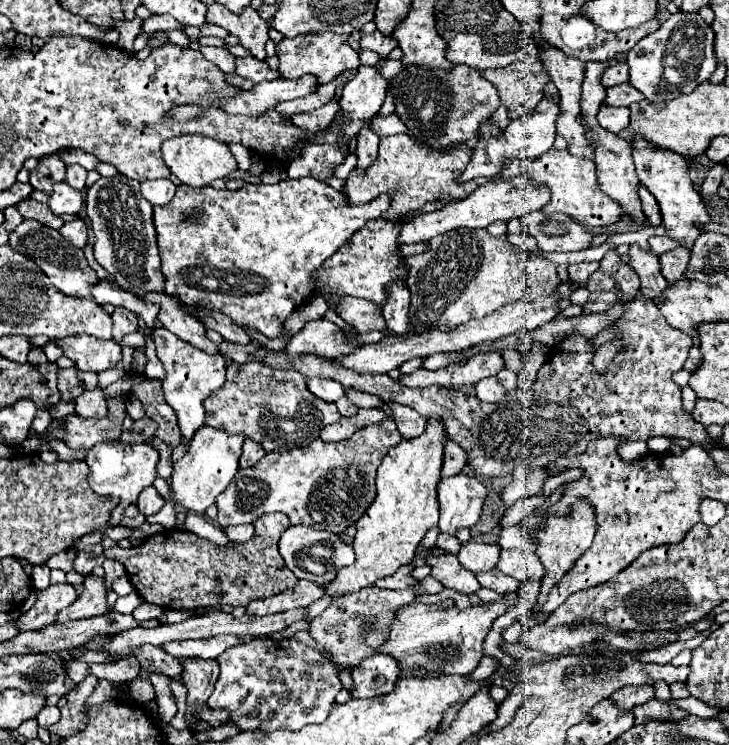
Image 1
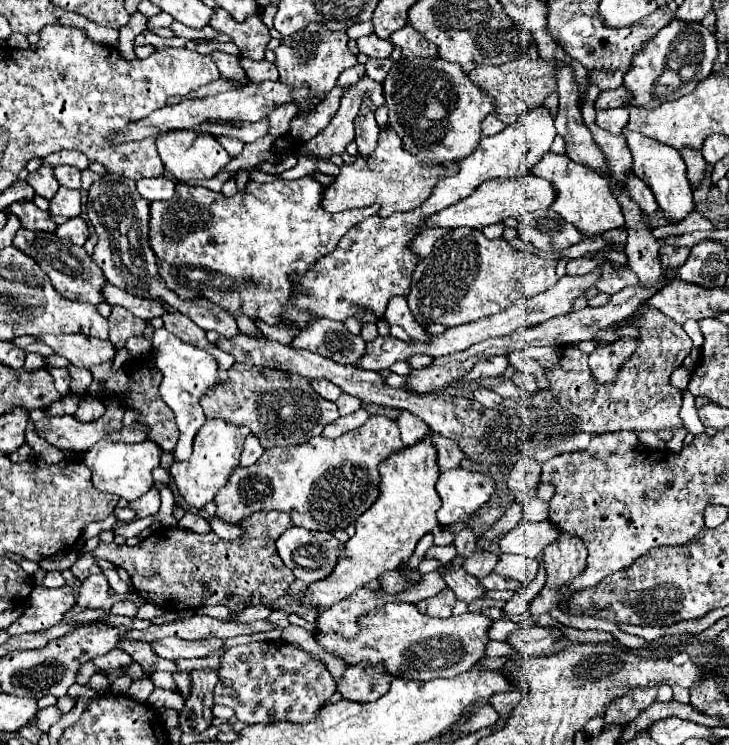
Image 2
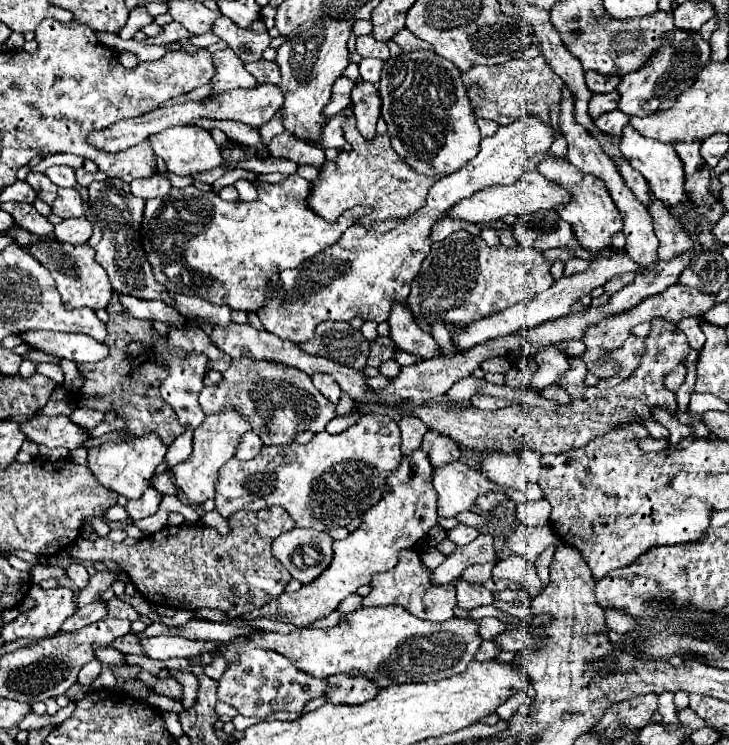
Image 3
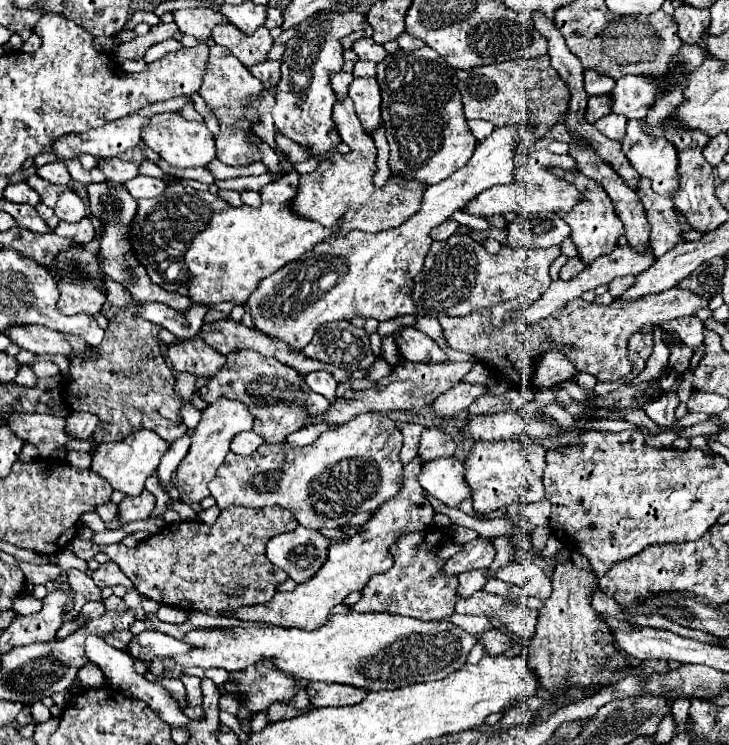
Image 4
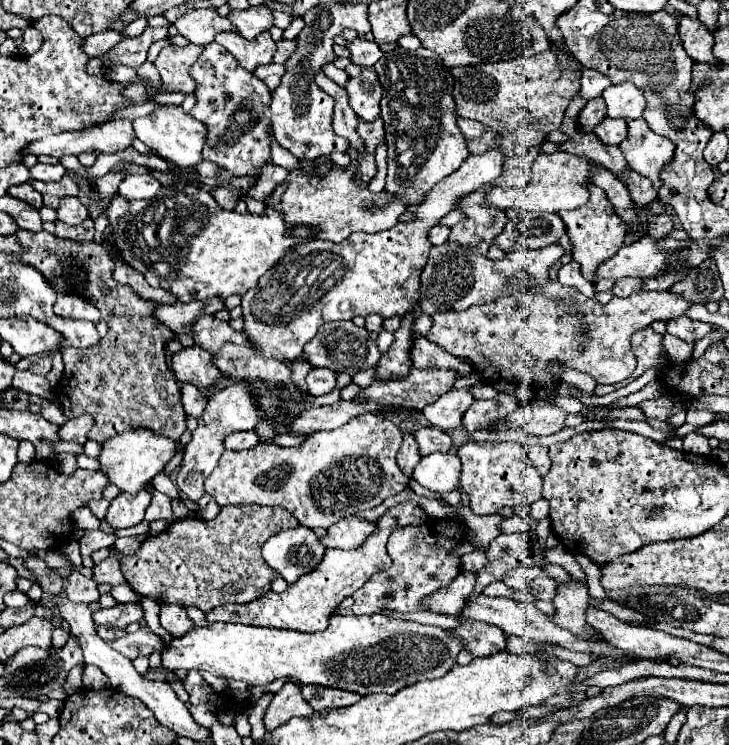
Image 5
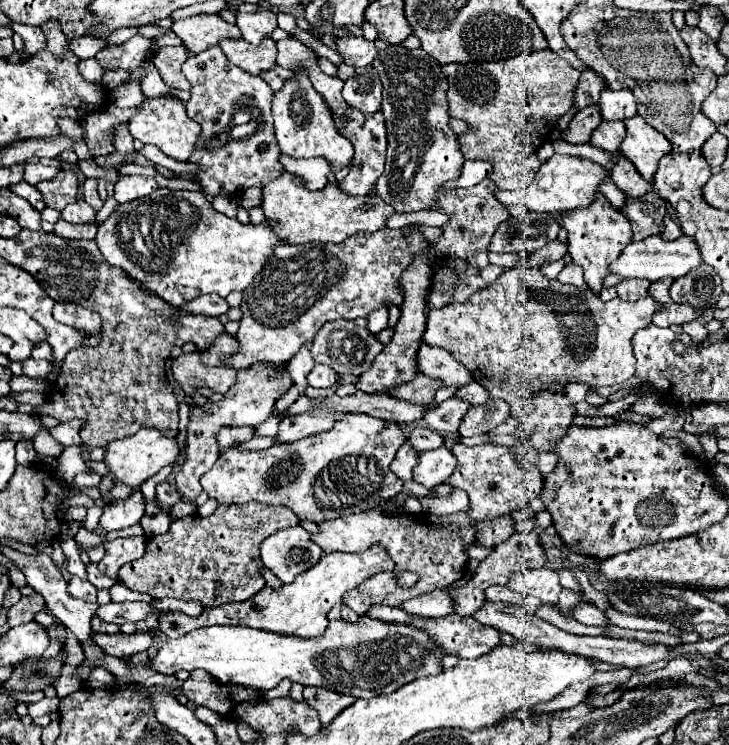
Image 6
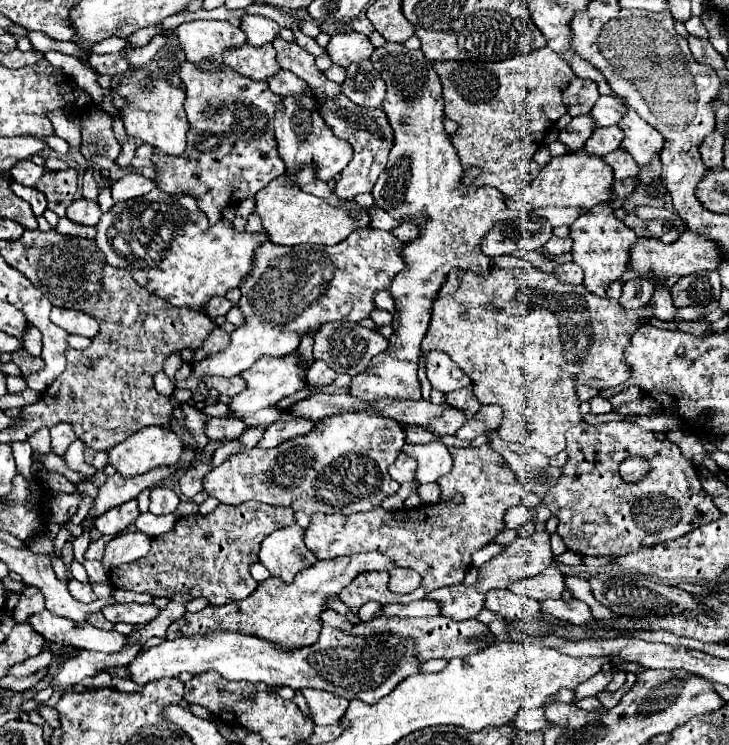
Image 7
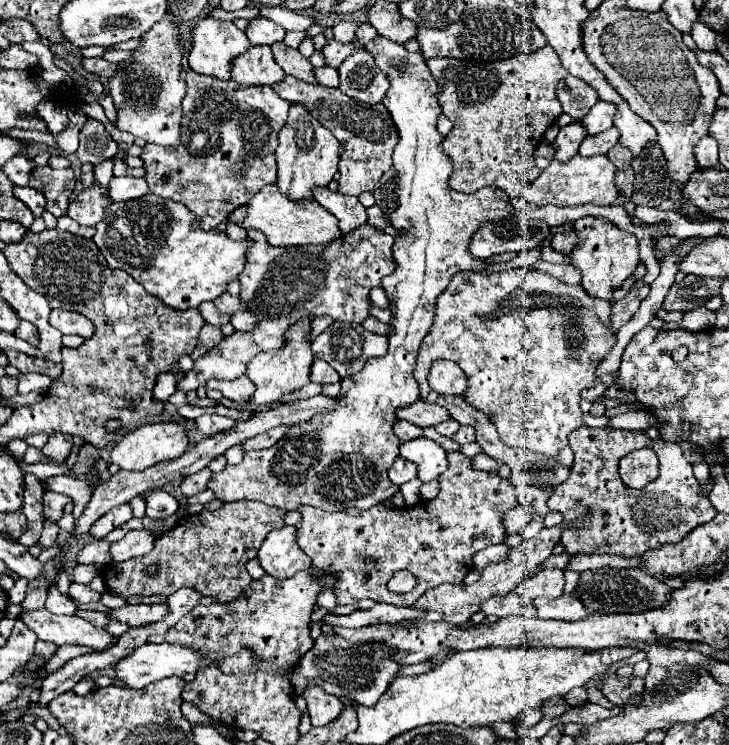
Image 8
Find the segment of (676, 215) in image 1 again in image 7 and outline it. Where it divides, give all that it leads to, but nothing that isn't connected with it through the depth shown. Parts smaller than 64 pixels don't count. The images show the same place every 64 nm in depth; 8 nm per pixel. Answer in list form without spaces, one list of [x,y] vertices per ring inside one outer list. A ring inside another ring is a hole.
[[[628,110],[628,114],[624,114],[618,126],[624,132],[624,140],[620,146],[632,154],[638,166],[650,164],[652,156],[662,152],[664,138],[660,136],[660,132],[654,130],[648,122],[644,122],[634,110]]]

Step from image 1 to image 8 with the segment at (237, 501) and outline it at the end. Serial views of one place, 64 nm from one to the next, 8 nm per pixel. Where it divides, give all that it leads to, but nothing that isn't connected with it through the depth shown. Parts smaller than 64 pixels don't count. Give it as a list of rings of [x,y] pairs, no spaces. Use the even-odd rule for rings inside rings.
[[[376,36],[372,42],[368,42],[368,44],[366,44],[366,50],[374,54],[376,64],[388,74],[390,88],[388,88],[388,92],[386,92],[386,96],[384,96],[382,102],[384,102],[384,106],[388,108],[388,112],[390,112],[390,116],[392,116],[392,120],[394,120],[394,124],[396,124],[396,128],[398,128],[398,134],[400,134],[400,140],[398,140],[398,144],[396,144],[396,148],[394,148],[394,154],[392,154],[394,164],[392,164],[390,170],[384,172],[384,176],[382,176],[380,182],[376,184],[378,188],[374,190],[374,198],[376,198],[378,206],[380,206],[382,210],[388,208],[386,214],[388,214],[388,218],[390,218],[390,224],[392,224],[398,232],[402,232],[402,234],[398,234],[398,236],[394,238],[394,246],[392,246],[392,260],[396,262],[396,270],[394,270],[392,274],[388,274],[388,276],[382,278],[382,288],[384,288],[384,292],[386,292],[386,296],[388,296],[388,300],[390,300],[390,312],[392,312],[392,318],[390,318],[392,322],[388,322],[388,326],[390,326],[390,332],[388,332],[390,350],[388,350],[388,354],[386,354],[384,358],[370,358],[370,360],[364,364],[364,368],[362,368],[360,372],[356,372],[356,374],[352,374],[352,376],[344,376],[344,378],[340,380],[342,390],[340,390],[340,394],[338,394],[338,406],[336,406],[334,410],[320,412],[320,414],[316,414],[316,416],[314,416],[312,420],[308,420],[308,422],[300,422],[300,424],[290,426],[288,432],[284,434],[284,438],[282,438],[280,442],[276,442],[276,446],[270,446],[270,448],[266,448],[266,450],[254,450],[254,452],[248,452],[248,454],[244,454],[244,460],[242,460],[238,466],[226,466],[226,470],[214,474],[214,478],[212,478],[212,482],[208,484],[208,488],[210,488],[210,490],[216,494],[216,498],[222,500],[222,502],[256,500],[256,502],[262,502],[262,504],[268,504],[268,506],[276,506],[276,508],[280,508],[280,510],[296,510],[296,508],[302,506],[302,504],[310,504],[310,506],[316,506],[316,508],[322,508],[322,510],[328,510],[328,512],[336,512],[336,510],[344,510],[344,508],[348,508],[348,506],[356,506],[356,508],[360,508],[360,510],[368,510],[370,506],[376,506],[376,504],[384,502],[386,498],[394,496],[394,494],[398,492],[398,486],[392,484],[392,482],[388,482],[388,468],[392,466],[392,462],[394,462],[396,456],[398,456],[396,450],[398,450],[400,440],[392,434],[392,426],[394,426],[394,422],[396,422],[396,410],[414,404],[414,402],[418,401],[418,396],[420,396],[418,386],[416,386],[416,382],[414,382],[414,378],[412,378],[412,372],[414,372],[414,366],[416,366],[416,356],[418,356],[420,342],[424,340],[424,336],[428,334],[428,330],[430,330],[430,326],[432,326],[432,322],[434,322],[436,298],[446,290],[448,282],[452,280],[452,276],[454,276],[456,272],[462,272],[462,270],[486,270],[488,264],[486,264],[484,260],[480,260],[480,258],[472,258],[472,254],[468,254],[468,238],[480,228],[480,224],[482,224],[484,220],[496,220],[496,218],[506,218],[506,216],[514,214],[514,208],[512,208],[512,204],[510,204],[510,198],[508,198],[500,188],[480,188],[480,190],[474,192],[474,194],[462,194],[462,192],[454,192],[450,186],[446,186],[446,182],[448,182],[448,174],[452,174],[452,166],[450,166],[450,162],[448,162],[448,156],[440,150],[440,142],[442,142],[444,138],[442,138],[442,136],[438,134],[438,130],[436,130],[436,118],[442,114],[442,110],[440,110],[440,106],[438,106],[438,102],[436,102],[438,86],[436,86],[436,80],[432,78],[430,70],[426,70],[428,66],[426,66],[424,56],[422,56],[420,52],[412,54],[412,52],[408,52],[404,46],[394,44],[392,40],[386,40],[386,38],[382,38],[382,36]]]

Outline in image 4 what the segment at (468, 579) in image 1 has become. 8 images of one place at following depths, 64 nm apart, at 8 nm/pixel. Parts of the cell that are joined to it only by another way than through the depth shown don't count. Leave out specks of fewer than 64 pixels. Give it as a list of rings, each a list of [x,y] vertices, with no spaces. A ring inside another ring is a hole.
[[[484,590],[474,592],[470,598],[456,604],[458,614],[486,616],[492,622],[506,626],[510,634],[522,640],[532,640],[538,624],[538,610],[530,610],[506,596],[492,596]]]

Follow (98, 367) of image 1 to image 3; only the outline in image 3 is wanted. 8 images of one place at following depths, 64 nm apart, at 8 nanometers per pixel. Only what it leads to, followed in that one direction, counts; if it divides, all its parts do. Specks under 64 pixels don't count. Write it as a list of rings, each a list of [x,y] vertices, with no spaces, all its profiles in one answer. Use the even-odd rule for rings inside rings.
[[[28,330],[20,334],[22,342],[46,354],[74,362],[98,362],[108,354],[108,346],[86,334],[60,334],[46,330]]]

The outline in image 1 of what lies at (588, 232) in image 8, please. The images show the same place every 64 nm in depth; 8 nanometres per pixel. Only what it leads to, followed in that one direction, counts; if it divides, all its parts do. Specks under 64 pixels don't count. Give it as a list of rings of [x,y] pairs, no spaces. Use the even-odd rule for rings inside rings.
[[[552,148],[548,154],[540,156],[536,162],[530,162],[524,174],[532,180],[542,180],[552,192],[550,204],[542,208],[544,212],[562,212],[570,216],[572,220],[584,226],[592,226],[592,228],[616,224],[624,214],[620,210],[620,204],[600,190],[600,184],[596,178],[596,166],[588,158],[572,158],[572,154],[568,154],[566,150],[558,152]]]

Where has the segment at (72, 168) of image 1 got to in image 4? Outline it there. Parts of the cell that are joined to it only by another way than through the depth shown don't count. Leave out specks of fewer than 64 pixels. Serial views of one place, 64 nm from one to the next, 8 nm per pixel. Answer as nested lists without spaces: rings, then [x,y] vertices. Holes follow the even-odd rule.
[[[54,162],[54,164],[44,164],[36,168],[36,174],[52,184],[64,184],[70,182],[70,174],[66,170],[66,166],[62,162]]]

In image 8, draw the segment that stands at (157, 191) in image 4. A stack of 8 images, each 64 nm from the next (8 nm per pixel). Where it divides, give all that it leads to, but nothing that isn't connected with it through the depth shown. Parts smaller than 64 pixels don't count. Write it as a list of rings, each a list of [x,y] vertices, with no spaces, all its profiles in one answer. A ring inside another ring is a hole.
[[[112,178],[108,182],[108,194],[112,202],[126,202],[148,194],[148,186],[144,178]]]

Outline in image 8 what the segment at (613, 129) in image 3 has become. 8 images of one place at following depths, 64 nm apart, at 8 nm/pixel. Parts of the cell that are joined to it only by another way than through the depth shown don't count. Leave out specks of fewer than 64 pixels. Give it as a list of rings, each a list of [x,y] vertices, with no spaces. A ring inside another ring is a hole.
[[[612,128],[604,134],[598,134],[598,136],[586,136],[584,142],[580,144],[580,156],[594,156],[594,154],[608,154],[608,150],[618,144],[618,130]]]

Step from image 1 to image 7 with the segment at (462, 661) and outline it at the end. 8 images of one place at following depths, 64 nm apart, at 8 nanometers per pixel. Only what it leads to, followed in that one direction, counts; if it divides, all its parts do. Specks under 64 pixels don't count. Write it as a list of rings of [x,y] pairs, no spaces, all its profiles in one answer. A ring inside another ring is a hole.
[[[322,626],[318,642],[308,648],[298,648],[298,650],[280,650],[278,646],[272,646],[272,642],[260,642],[260,638],[250,638],[250,634],[236,634],[236,632],[212,632],[210,636],[164,640],[158,646],[140,650],[138,656],[134,660],[130,660],[126,670],[128,670],[128,678],[136,684],[148,684],[148,682],[164,678],[164,676],[180,676],[182,672],[202,674],[206,670],[218,670],[222,674],[222,678],[226,678],[226,680],[266,682],[268,686],[284,684],[294,690],[320,688],[320,690],[332,692],[336,696],[342,696],[346,700],[356,698],[366,704],[376,704],[380,698],[390,694],[392,688],[396,688],[396,684],[400,684],[406,676],[412,676],[412,672],[416,674],[418,664],[420,662],[416,662],[416,658],[412,658],[412,646],[408,646],[408,642],[404,642],[404,638],[396,638],[396,634],[384,634],[384,636],[372,636],[372,638],[352,638],[338,628]]]

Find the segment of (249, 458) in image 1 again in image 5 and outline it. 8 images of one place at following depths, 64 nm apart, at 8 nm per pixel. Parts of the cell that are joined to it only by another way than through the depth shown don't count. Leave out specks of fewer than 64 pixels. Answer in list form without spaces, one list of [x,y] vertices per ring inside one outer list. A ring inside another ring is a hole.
[[[246,430],[246,432],[232,432],[224,438],[224,446],[226,450],[248,450],[252,446],[256,446],[260,442],[258,434],[254,430]]]

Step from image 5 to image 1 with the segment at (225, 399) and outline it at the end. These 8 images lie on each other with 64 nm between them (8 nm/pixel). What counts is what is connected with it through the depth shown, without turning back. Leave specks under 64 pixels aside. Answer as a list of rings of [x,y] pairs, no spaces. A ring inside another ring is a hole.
[[[202,426],[190,444],[188,454],[174,464],[172,472],[172,490],[176,502],[180,502],[186,510],[204,514],[210,504],[214,504],[216,496],[230,484],[238,470],[238,458],[242,454],[244,436],[242,434],[228,434],[226,430]]]

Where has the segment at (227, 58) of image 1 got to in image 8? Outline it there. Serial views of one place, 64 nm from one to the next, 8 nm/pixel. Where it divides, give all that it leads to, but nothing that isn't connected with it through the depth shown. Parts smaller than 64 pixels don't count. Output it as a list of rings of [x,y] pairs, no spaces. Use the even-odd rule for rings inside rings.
[[[186,72],[186,96],[182,100],[182,134],[178,148],[164,148],[147,143],[142,148],[140,160],[144,162],[144,180],[148,182],[150,194],[168,198],[184,204],[192,214],[200,218],[202,230],[214,230],[226,216],[244,206],[264,186],[276,182],[276,148],[278,132],[286,126],[290,104],[284,102],[270,86],[236,86],[236,82],[220,82],[202,74]],[[210,92],[220,92],[226,100],[210,100]]]

